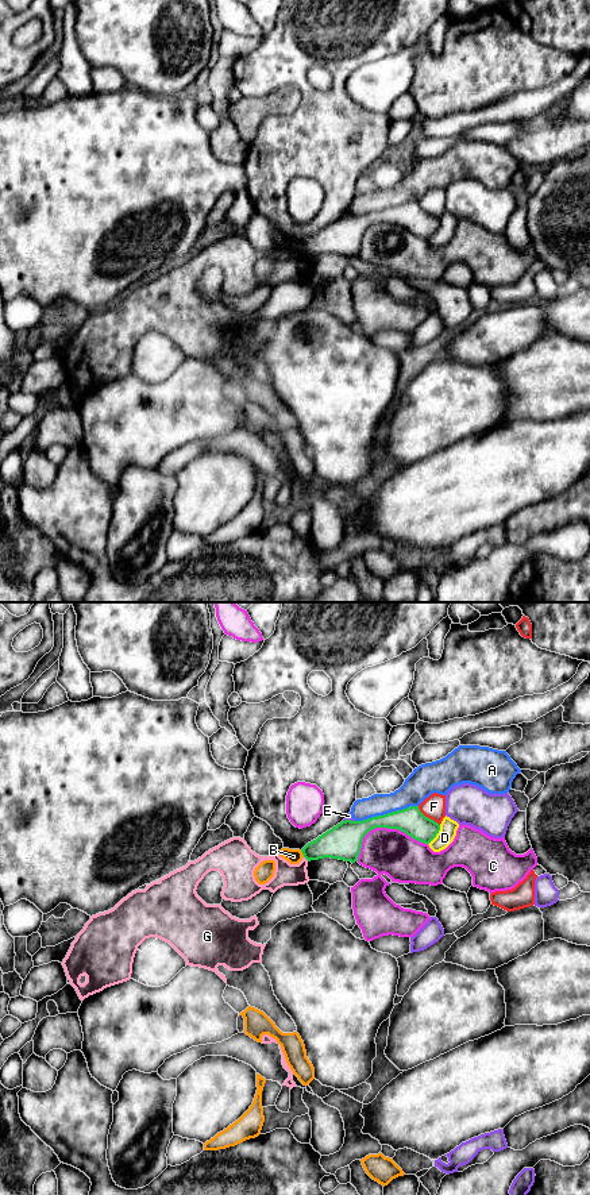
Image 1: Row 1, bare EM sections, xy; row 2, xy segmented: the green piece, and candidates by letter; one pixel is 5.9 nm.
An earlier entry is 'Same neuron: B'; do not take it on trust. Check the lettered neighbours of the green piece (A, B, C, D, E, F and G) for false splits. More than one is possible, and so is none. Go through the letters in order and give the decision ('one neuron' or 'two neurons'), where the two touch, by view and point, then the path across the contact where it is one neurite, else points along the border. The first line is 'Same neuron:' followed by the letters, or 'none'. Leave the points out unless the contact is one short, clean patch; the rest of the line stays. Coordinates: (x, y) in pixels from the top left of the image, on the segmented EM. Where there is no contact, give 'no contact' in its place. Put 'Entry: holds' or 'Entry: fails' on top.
Entry: fails
Same neuron: none
A: two neurons; contact xy (388, 813)
B: two neurons; contact xy (303, 854); border xy (300, 851), (304, 856)
C: two neurons; contact xy (384, 827)
D: two neurons; contact xy (436, 833)
E: two neurons; contact xy (349, 820)
F: two neurons; contact xy (427, 817)
G: two neurons; contact xy (307, 859)

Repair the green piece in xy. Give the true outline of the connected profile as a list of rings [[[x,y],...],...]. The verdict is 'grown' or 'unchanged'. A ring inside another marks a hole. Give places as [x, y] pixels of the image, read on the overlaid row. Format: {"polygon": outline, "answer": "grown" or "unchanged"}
{"polygon": [[[409,806],[363,821],[342,821],[308,843],[301,852],[308,861],[331,857],[355,863],[363,837],[375,828],[398,829],[424,844],[429,844],[440,830],[440,825],[425,817],[419,806]]], "answer": "unchanged"}

